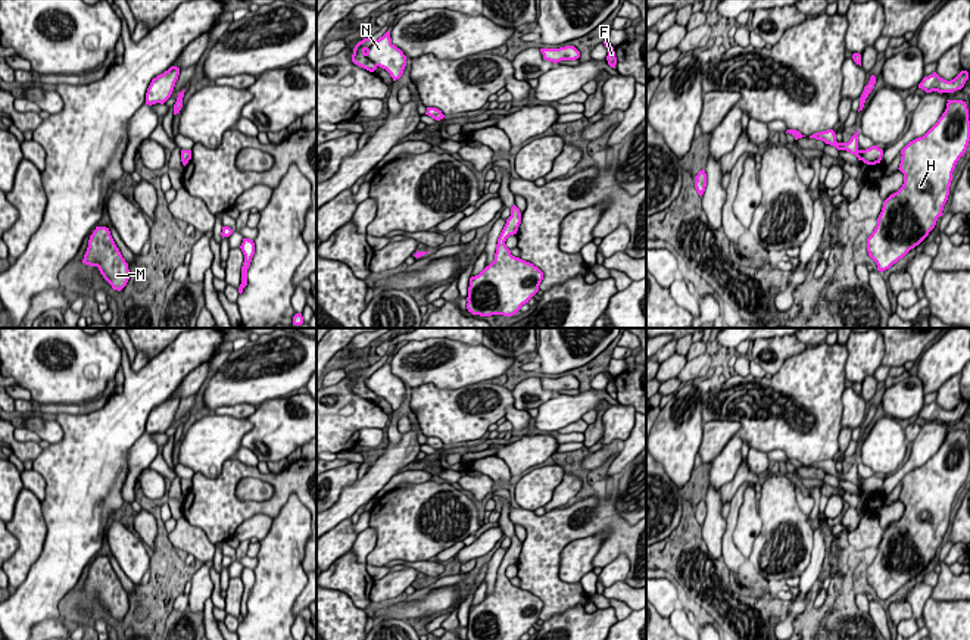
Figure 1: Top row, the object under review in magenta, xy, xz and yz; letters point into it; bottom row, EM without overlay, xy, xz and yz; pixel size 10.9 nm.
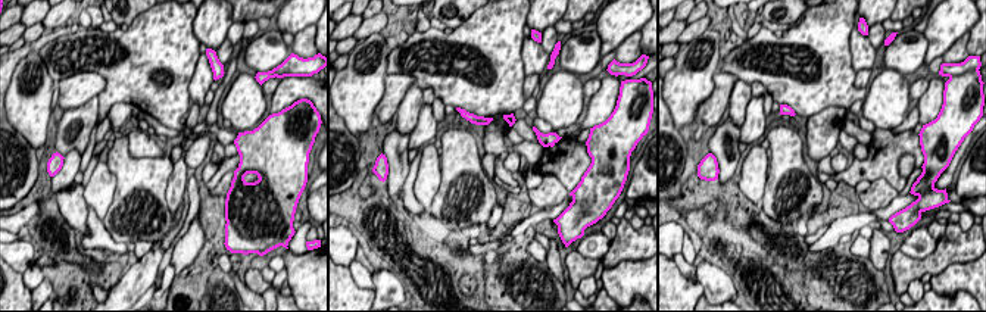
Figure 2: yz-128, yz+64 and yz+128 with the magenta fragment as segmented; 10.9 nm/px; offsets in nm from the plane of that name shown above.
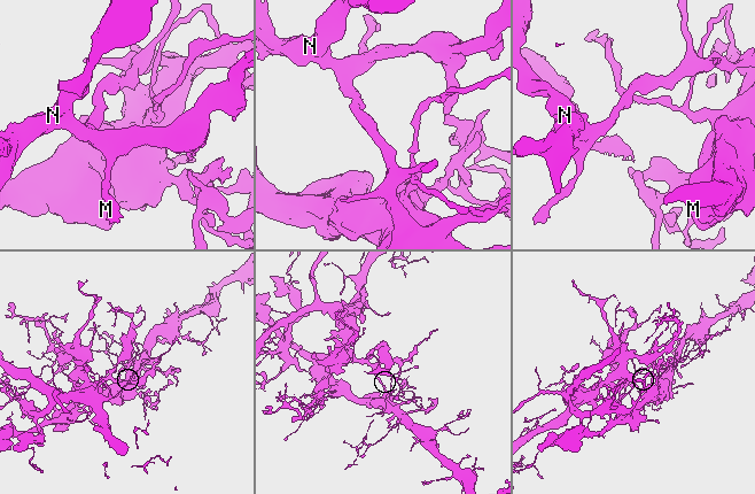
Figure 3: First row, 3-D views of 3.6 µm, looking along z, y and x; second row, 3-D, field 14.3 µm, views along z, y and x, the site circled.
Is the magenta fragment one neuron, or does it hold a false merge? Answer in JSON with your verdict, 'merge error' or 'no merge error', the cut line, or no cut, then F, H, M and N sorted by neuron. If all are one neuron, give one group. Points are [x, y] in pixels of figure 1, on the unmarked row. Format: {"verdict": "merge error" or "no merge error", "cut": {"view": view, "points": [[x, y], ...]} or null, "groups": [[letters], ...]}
{"verdict": "merge error", "cut": {"view": "yz", "points": [[861, 480], [867, 487], [880, 489]]}, "groups": [["F", "N"], ["H", "M"]]}

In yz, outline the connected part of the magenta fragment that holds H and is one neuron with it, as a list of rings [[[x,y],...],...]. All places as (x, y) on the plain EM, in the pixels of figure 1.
[[[946,430],[946,438],[938,452],[923,465],[910,471],[901,480],[899,500],[904,503],[902,516],[891,524],[877,547],[877,555],[867,568],[868,586],[883,602],[918,575],[942,546],[949,525],[952,502],[964,486],[970,471],[969,438],[963,430]]]

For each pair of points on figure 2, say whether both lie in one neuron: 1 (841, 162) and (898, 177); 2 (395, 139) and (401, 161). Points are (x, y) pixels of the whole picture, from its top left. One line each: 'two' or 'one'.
1: two
2: one

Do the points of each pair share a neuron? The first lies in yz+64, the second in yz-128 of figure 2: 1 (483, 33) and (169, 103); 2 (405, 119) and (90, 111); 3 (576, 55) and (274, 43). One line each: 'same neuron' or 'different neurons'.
1: same neuron
2: same neuron
3: same neuron

